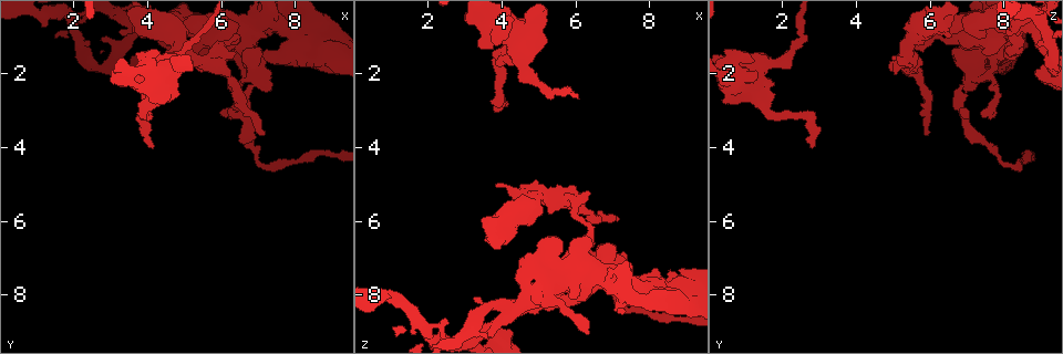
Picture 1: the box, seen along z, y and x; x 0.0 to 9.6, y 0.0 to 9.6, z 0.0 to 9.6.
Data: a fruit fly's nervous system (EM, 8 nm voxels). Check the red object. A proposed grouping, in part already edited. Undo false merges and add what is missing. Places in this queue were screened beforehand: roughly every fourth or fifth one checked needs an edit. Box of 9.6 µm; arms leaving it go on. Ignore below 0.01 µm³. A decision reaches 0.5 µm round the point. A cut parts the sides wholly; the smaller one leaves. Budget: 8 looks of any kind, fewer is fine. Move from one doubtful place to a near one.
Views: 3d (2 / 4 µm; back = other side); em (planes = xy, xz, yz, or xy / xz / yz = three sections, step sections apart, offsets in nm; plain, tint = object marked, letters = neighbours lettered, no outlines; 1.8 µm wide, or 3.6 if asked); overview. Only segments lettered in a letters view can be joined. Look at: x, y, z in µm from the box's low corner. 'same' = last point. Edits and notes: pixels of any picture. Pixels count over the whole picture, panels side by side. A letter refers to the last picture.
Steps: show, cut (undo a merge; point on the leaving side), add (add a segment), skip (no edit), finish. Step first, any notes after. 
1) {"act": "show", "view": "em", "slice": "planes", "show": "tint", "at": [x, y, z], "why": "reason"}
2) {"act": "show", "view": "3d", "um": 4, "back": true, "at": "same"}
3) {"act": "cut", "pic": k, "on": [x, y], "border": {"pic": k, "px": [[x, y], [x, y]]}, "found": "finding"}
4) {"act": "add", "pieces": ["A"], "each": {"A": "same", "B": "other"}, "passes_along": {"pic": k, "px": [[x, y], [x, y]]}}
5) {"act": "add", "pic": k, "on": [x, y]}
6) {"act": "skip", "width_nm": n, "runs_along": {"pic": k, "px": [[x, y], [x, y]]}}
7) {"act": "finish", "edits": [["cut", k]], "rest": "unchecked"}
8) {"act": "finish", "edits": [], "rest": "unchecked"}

{"act": "show", "view": "3d", "um": 4, "at": [3.80, 1.50, 5.00], "why": "an open end"}

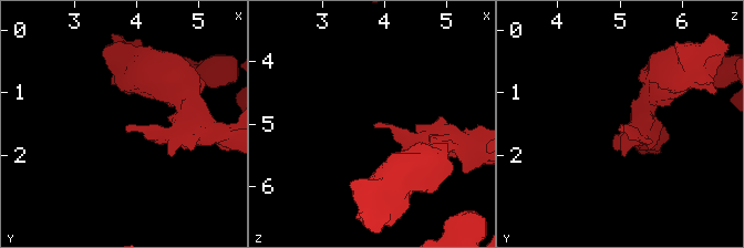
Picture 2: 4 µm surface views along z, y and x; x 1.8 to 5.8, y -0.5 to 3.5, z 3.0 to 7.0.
{"act": "show", "view": "em", "slice": "xy", "step": 4, "show": "letters", "at": [3.80, 1.60, 5.05], "why": "now the EM"}

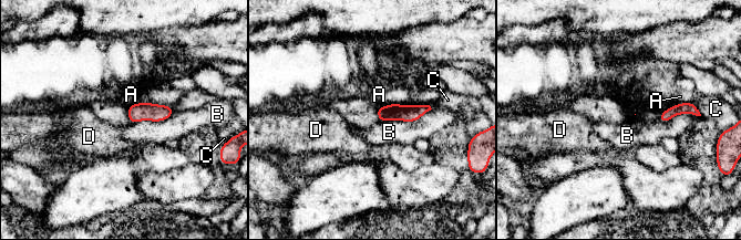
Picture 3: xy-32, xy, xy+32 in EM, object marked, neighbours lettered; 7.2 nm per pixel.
{"act": "show", "view": "em", "slice": "planes", "show": "letters", "at": "same"}

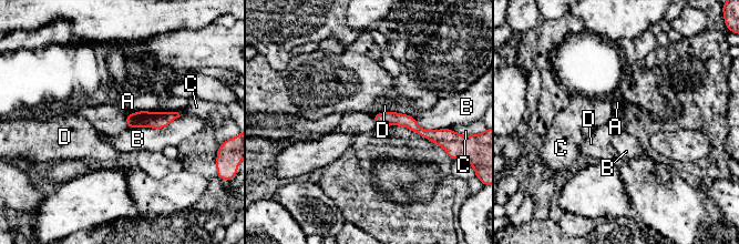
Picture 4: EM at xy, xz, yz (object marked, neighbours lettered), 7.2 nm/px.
{"act": "skip", "width_nm": 100, "each": {"A": "other", "B": "other", "C": "other", "D": "other"}, "runs_along": {"pic": 4, "px": [[377, 117], [406, 120], [434, 135]]}, "found": "no lettered segment goes on from it"}

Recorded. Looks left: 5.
{"act": "show", "view": "em", "slice": "xy", "step": 8, "show": "letters", "at": [5.75, 1.70, 5.45]}

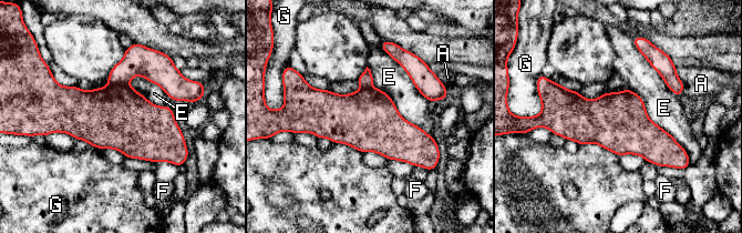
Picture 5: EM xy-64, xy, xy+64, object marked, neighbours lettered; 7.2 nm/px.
{"act": "cut", "pic": 5, "on": [120, 118], "width_nm": 420, "each": {"A": "other", "E": "other", "F": "other", "G": "other"}, "border": {"pic": 5, "px": [[127, 83], [110, 85]]}, "found": "a second cell is stuck on"}

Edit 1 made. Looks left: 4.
{"act": "finish", "edits": [["cut", 5]], "rest": "unchecked"}

